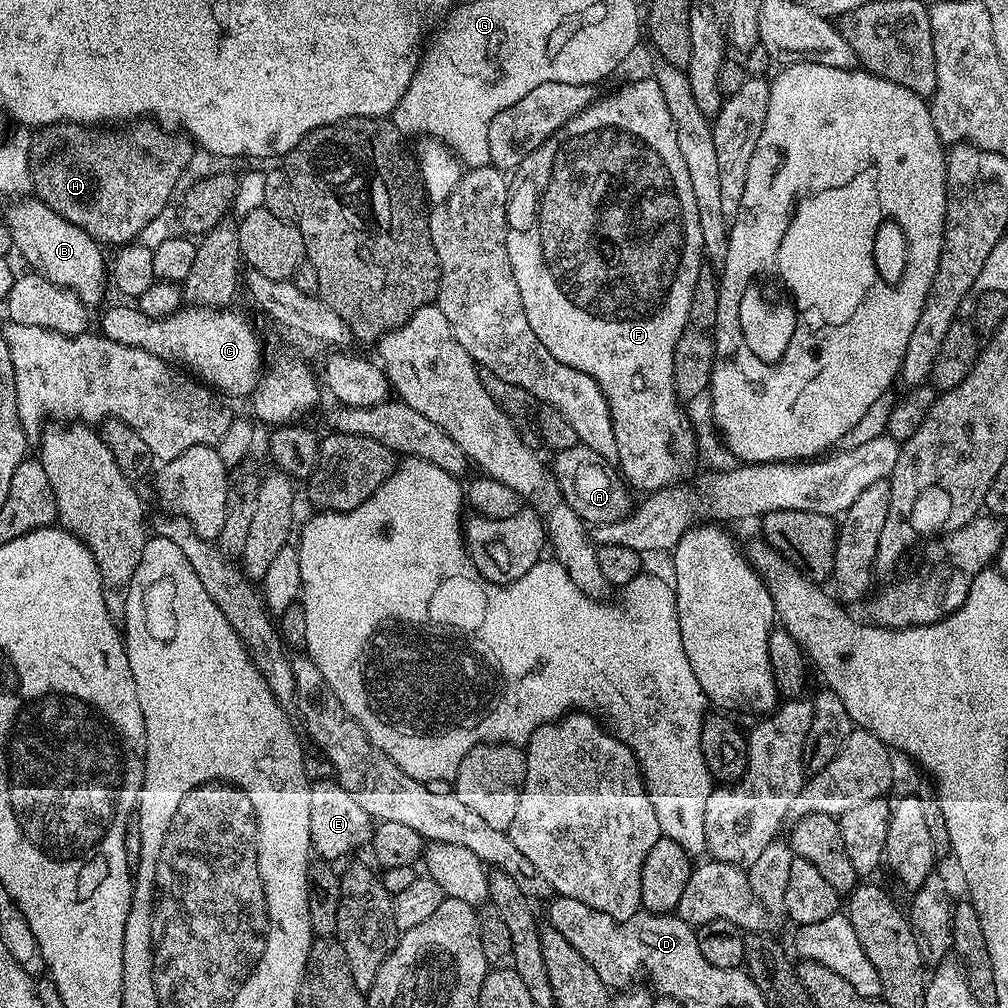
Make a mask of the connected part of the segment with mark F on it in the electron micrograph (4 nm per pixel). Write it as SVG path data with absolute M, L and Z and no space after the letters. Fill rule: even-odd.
M654 78L648 80L632 80L629 84L621 86L617 92L612 92L609 96L602 95L589 104L587 108L566 122L556 133L546 138L537 149L535 149L517 168L510 180L510 191L508 194L508 229L506 230L506 250L510 254L510 266L514 270L514 282L518 282L518 294L522 294L522 306L526 310L526 322L530 322L530 330L538 334L538 342L558 358L566 366L578 370L582 374L590 374L594 382L604 392L604 397L608 399L610 408L610 418L614 424L614 442L616 443L616 460L620 464L619 471L623 479L627 481L633 489L641 488L641 493L651 494L657 492L659 488L670 488L679 485L695 468L698 468L698 453L696 451L696 435L689 422L685 409L681 407L676 398L674 390L674 350L678 346L678 338L682 338L682 330L690 322L692 311L690 310L690 298L694 298L694 282L698 282L698 270L702 263L704 254L704 243L702 242L702 226L698 226L698 205L694 203L694 189L690 186L690 174L686 171L686 161L682 158L682 150L678 150L678 134L674 122L670 118L670 109L666 106L666 98L662 98L662 90Z

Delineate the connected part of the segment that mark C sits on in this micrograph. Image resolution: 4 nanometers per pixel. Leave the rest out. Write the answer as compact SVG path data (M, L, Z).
M120 303L124 304L106 309L100 320L99 331L110 338L110 342L141 348L173 365L183 366L193 377L199 378L225 397L248 398L255 392L262 375L260 344L256 341L251 322L242 313L231 312L233 309L228 306L219 310L184 306L171 316L156 319L144 316L131 303Z

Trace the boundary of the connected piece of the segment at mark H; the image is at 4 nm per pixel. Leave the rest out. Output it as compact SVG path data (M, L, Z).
M144 118L139 122L133 123L131 126L124 126L121 132L112 132L116 130L97 130L92 126L83 124L52 124L49 128L39 129L31 137L29 146L29 170L32 179L31 191L39 198L40 201L50 210L57 212L63 220L70 222L74 226L81 228L86 235L91 236L93 240L101 245L120 244L116 246L127 246L139 237L140 233L149 222L165 211L169 207L168 199L172 196L172 191L177 191L179 176L182 174L188 159L191 158L194 151L193 145L187 139L179 140L176 134L165 130L161 125L153 122L151 119Z

